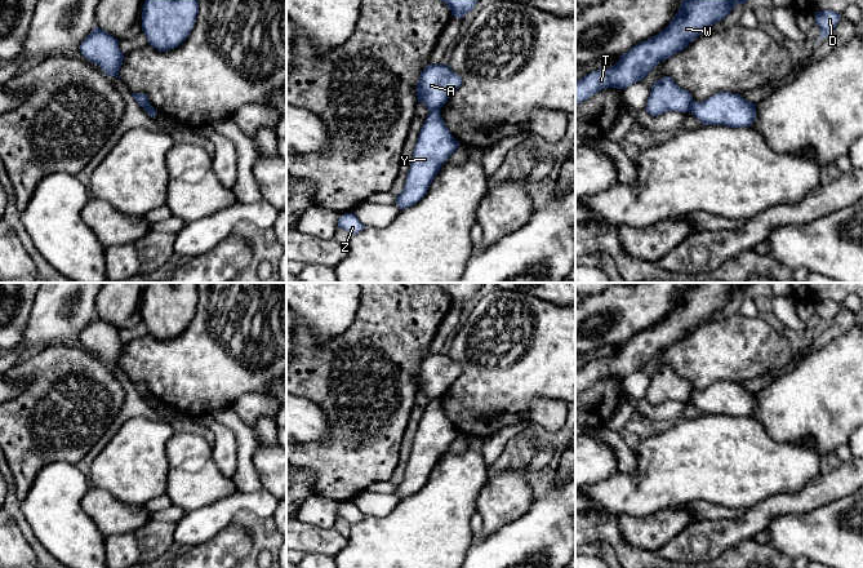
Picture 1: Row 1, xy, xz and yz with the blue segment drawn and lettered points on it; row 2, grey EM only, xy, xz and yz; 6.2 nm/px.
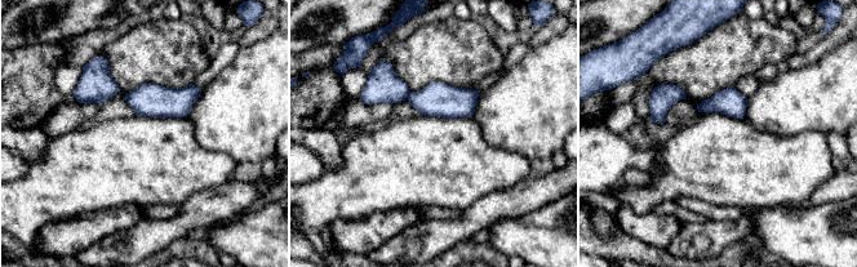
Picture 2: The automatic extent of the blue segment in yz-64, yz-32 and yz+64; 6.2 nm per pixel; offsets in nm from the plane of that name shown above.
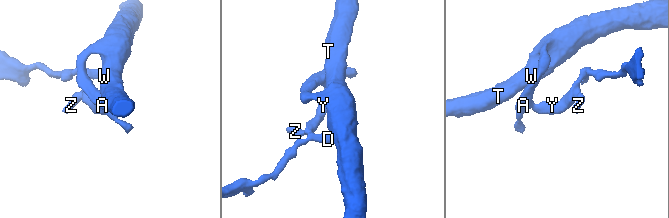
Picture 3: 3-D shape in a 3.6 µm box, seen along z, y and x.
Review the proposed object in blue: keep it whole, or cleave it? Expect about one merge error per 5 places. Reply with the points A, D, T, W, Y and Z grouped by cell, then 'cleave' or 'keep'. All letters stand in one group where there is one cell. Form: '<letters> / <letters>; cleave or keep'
A T W / D Y Z; cleave

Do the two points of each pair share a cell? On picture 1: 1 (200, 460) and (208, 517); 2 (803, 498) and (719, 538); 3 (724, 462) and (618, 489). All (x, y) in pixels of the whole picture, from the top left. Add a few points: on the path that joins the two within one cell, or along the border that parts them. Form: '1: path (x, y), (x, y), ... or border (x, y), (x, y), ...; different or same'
1: border (234, 489), (222, 498), (186, 513); different
2: path (782, 504), (769, 507), (739, 529); same
3: path (698, 462), (677, 465), (644, 492); same

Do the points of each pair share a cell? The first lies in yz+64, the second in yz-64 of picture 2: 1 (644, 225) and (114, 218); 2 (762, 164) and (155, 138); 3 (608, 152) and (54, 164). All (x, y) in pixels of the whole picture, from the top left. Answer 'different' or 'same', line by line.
1: same
2: same
3: different

